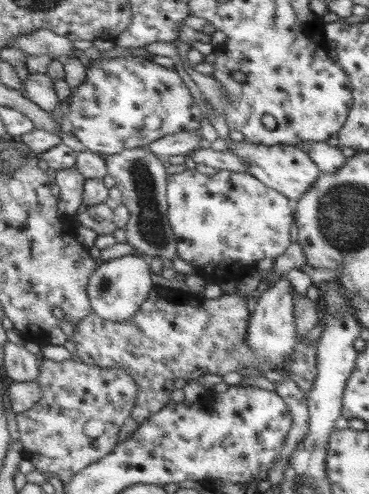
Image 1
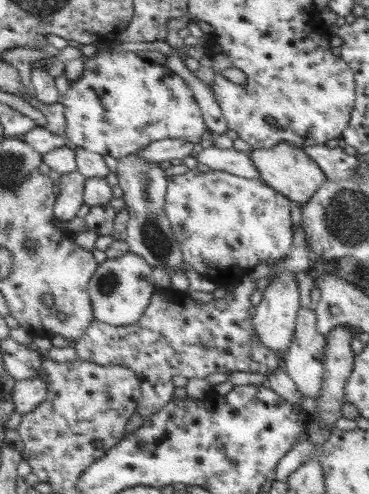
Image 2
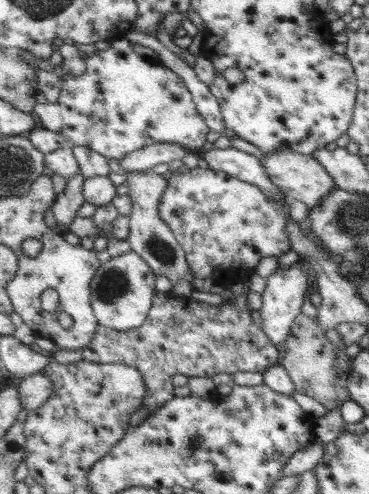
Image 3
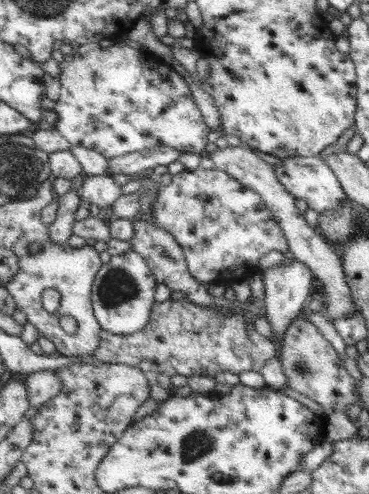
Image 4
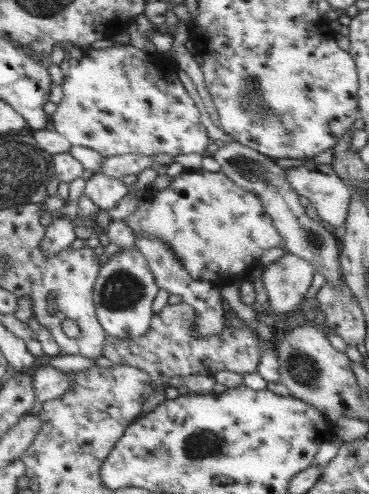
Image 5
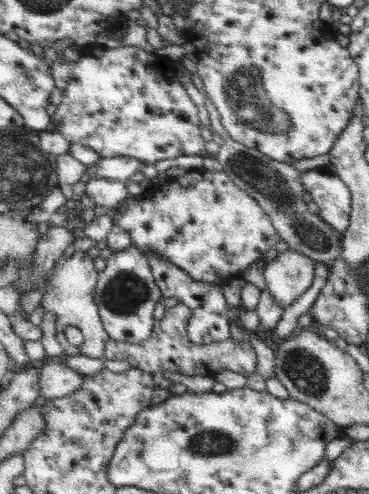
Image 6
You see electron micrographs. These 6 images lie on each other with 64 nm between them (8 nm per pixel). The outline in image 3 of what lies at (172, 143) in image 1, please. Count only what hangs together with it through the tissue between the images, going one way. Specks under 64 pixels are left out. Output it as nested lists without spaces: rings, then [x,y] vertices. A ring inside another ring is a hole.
[[[153,144],[145,150],[139,150],[137,154],[129,154],[129,158],[123,158],[119,164],[125,172],[149,172],[157,164],[169,164],[173,160],[183,160],[185,154],[195,154],[191,150],[185,150],[179,144]]]

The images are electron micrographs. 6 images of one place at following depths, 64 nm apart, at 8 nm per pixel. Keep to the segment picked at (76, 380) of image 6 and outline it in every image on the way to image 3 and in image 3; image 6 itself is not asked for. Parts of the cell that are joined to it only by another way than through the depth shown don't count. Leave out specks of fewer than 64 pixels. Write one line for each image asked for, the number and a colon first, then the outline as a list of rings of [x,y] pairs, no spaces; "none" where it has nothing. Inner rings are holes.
3: [[[33,374],[27,376],[25,380],[21,380],[21,384],[17,386],[21,392],[21,402],[25,406],[25,410],[35,412],[41,410],[41,406],[45,406],[45,402],[49,402],[49,398],[53,398],[53,378],[41,374]]]
4: [[[53,370],[27,374],[25,382],[29,388],[29,400],[35,408],[41,408],[47,402],[51,402],[53,398],[57,398],[61,394],[61,386],[63,386],[63,380]]]
5: [[[39,366],[33,370],[35,378],[35,390],[37,390],[37,400],[41,404],[49,400],[63,398],[69,390],[73,390],[73,374],[67,374],[55,366]]]

